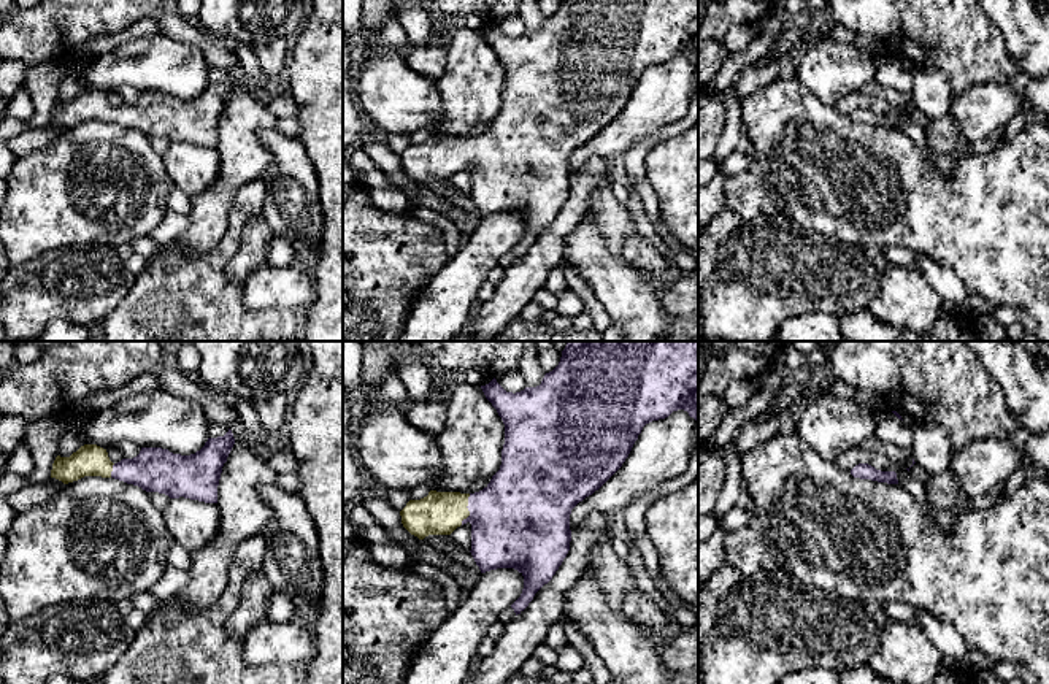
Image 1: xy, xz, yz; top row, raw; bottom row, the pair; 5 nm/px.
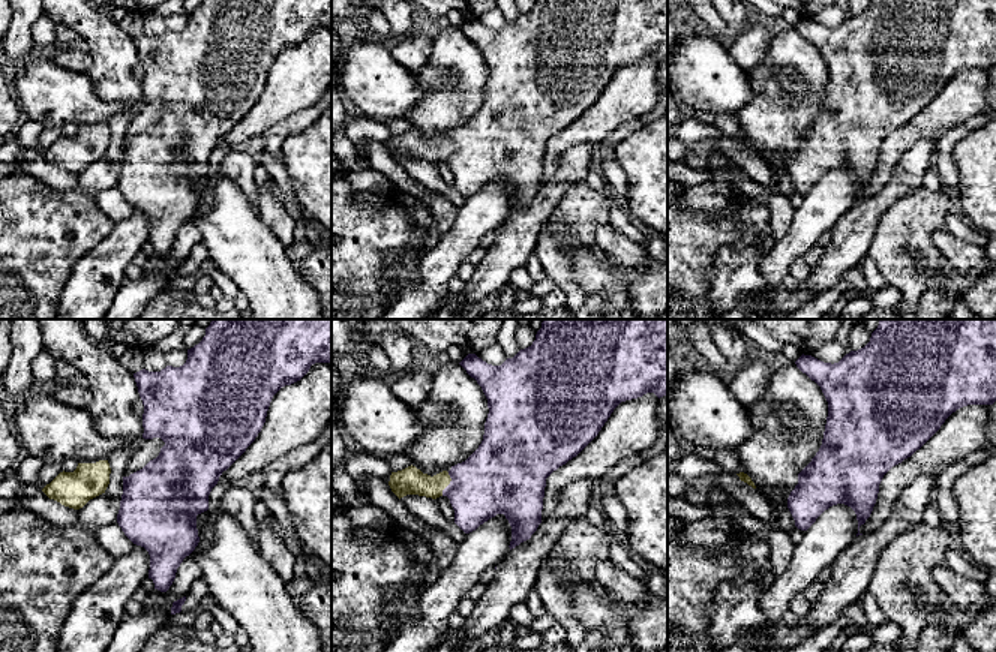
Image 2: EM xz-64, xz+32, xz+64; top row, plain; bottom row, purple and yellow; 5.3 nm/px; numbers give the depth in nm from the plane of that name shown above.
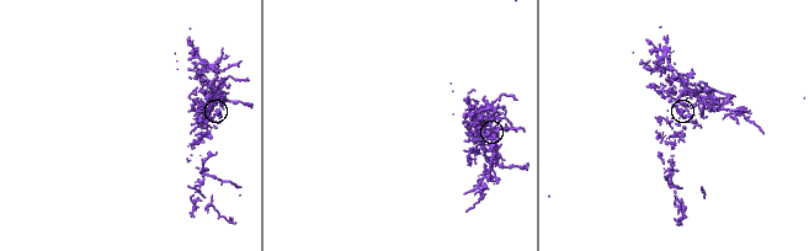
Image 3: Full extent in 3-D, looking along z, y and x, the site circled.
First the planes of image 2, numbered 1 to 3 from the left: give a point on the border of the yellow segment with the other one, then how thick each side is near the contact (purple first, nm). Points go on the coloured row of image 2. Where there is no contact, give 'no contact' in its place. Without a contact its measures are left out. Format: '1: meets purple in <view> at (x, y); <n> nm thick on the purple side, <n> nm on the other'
1: no contact
2: meets purple in xz+32 at (449, 484); 360 nm thick on the purple side, 140 nm on the other
3: no contact

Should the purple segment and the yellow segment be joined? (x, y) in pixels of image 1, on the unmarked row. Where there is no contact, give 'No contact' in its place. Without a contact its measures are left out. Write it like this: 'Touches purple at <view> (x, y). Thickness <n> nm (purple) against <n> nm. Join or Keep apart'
Touches purple at xz (468, 154). Thickness 460 nm (purple) against 220 nm. Join

